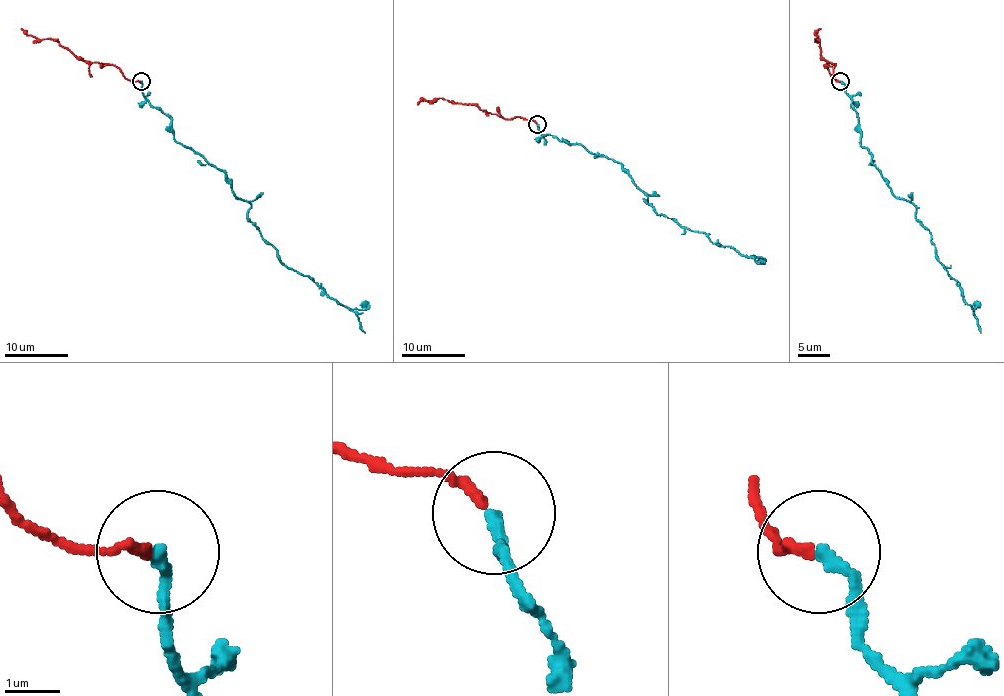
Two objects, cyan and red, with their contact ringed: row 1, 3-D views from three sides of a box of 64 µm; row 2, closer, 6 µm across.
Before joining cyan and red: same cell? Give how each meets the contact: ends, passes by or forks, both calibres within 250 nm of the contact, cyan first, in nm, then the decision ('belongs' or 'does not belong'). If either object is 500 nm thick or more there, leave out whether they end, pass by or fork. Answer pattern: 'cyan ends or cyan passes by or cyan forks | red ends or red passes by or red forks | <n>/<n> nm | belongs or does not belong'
cyan ends | red ends | 240/180 nm | belongs

